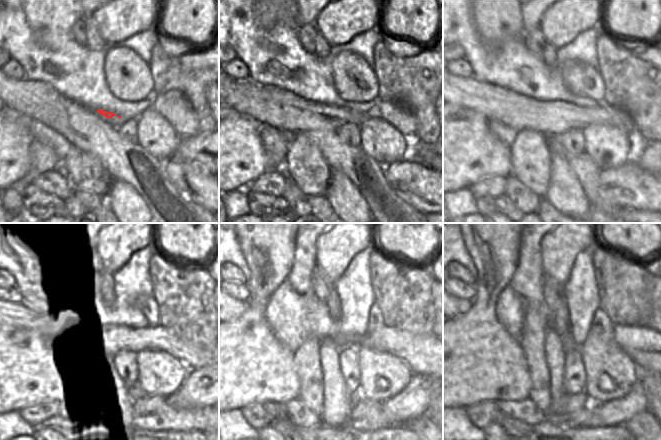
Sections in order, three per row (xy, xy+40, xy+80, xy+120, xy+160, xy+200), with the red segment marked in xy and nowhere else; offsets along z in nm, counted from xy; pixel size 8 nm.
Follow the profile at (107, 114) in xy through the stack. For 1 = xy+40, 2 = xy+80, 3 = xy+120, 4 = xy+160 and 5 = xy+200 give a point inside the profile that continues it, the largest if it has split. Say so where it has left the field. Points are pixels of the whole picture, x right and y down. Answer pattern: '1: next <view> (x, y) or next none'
1: next xy+40 (347, 115)
2: next xy+80 (598, 115)
3: next xy+120 (152, 337)
4: next xy+160 (422, 353)
5: next xy+200 (646, 347)

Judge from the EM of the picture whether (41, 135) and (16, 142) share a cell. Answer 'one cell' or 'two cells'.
two cells

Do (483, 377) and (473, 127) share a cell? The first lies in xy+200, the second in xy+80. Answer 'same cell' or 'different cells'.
same cell

